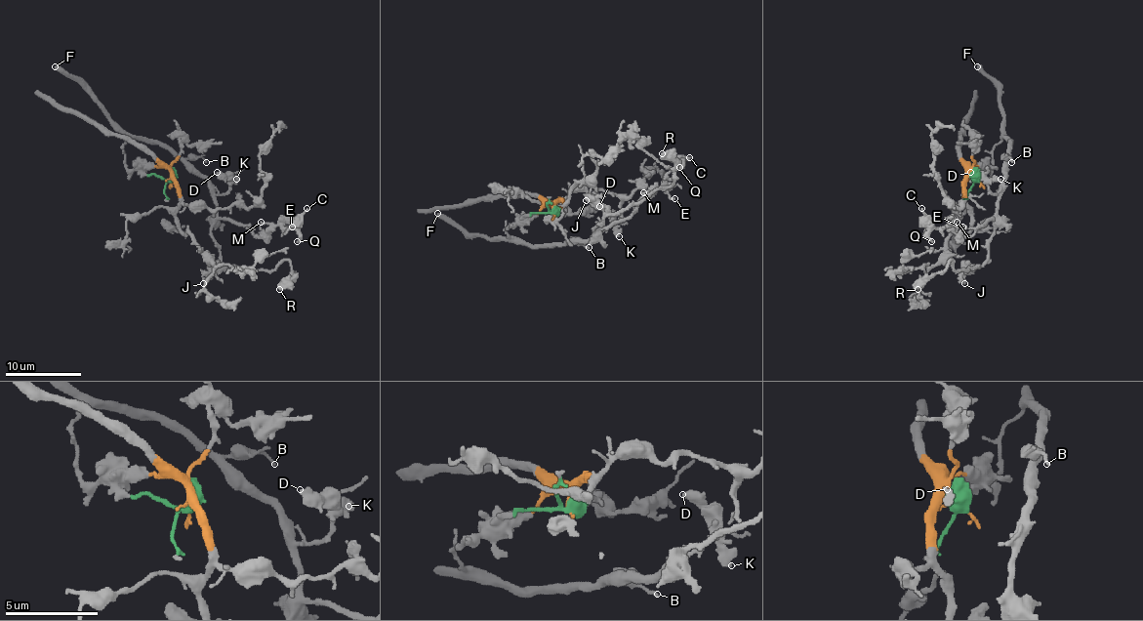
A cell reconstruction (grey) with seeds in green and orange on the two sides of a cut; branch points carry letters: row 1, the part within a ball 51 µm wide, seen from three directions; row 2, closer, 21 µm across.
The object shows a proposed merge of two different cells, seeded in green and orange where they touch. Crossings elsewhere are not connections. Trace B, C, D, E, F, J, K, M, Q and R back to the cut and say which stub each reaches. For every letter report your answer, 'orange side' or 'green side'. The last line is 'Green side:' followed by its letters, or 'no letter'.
B: green side
C: green side
D: green side
E: green side
F: green side
J: green side
K: green side
M: green side
Q: green side
R: green side
Green side: B, C, D, E, F, J, K, M, Q, R

